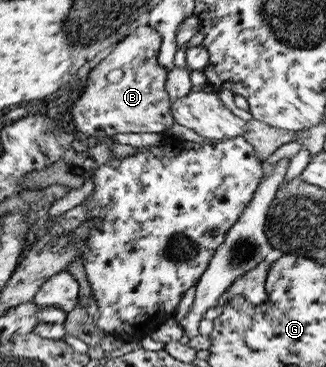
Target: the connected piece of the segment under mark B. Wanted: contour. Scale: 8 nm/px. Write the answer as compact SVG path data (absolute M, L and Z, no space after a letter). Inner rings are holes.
M141 22L129 35L118 42L115 50L99 62L90 72L90 80L72 106L72 120L76 131L84 137L112 138L116 134L164 133L174 124L170 92L168 92L168 70L158 65L158 51L162 36L150 24Z

